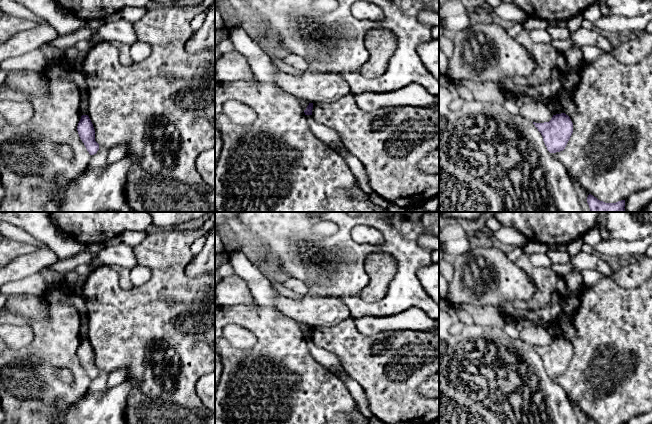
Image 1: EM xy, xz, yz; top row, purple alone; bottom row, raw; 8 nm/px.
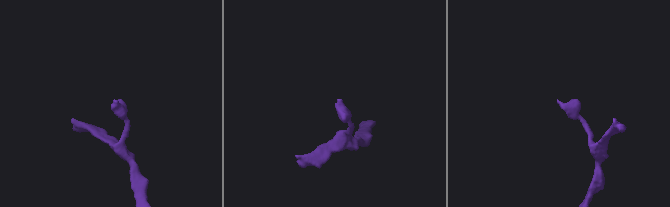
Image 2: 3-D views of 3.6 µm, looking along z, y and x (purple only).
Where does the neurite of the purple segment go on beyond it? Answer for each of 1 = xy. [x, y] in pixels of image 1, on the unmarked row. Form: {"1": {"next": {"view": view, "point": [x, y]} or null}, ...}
{"1": {"next": null}}

